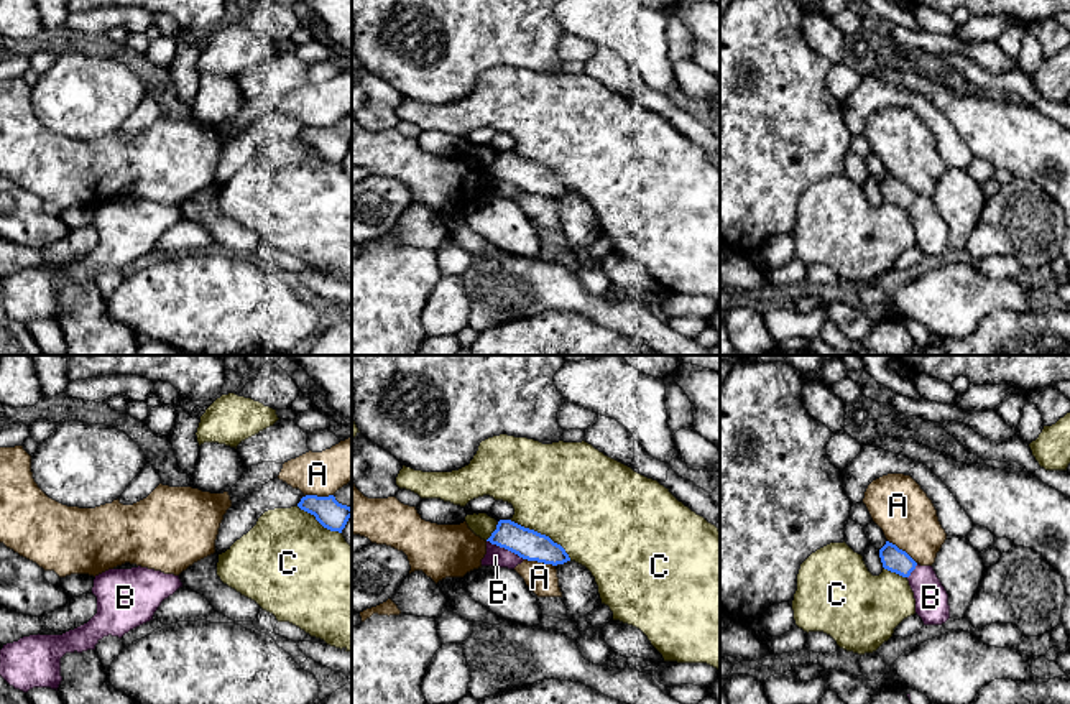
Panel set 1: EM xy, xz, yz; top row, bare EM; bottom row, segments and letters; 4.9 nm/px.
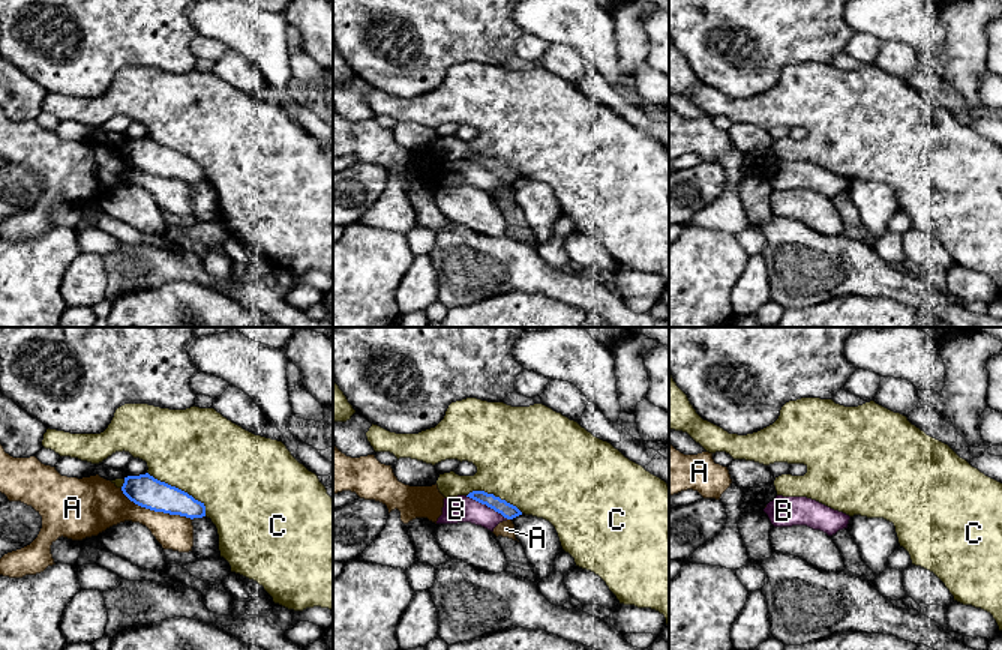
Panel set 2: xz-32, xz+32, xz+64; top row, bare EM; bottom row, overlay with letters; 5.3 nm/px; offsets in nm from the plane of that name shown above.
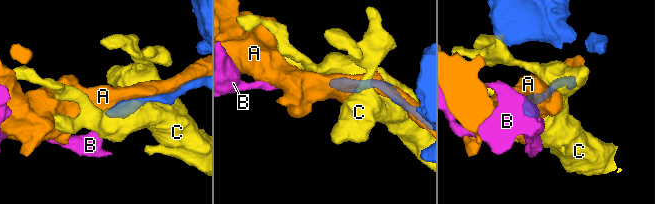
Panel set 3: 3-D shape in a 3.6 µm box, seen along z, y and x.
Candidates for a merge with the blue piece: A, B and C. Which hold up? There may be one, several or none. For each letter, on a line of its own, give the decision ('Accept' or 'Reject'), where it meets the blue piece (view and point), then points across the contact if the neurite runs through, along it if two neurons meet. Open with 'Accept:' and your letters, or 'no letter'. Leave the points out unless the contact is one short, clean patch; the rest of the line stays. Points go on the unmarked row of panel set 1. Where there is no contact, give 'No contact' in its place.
Accept: no letter
A: Reject. Touches blue at xz (539, 193)
B: Reject. Touches blue at xz (505, 180). Boundary: xz (487, 171), (516, 185), (523, 191)
C: Reject. Touches blue at xz (543, 166)

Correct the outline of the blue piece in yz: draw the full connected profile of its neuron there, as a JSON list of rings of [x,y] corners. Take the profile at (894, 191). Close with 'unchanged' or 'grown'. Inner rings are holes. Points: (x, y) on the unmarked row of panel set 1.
[[[886,173],[886,176],[879,181],[879,189],[884,201],[902,209],[909,209],[917,197],[917,194],[906,183],[889,173]]]; unchanged

